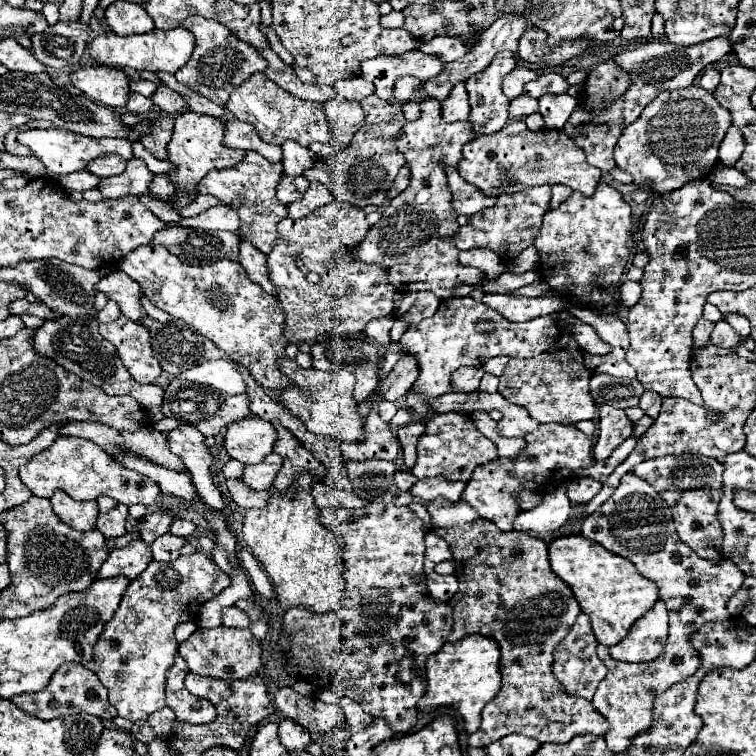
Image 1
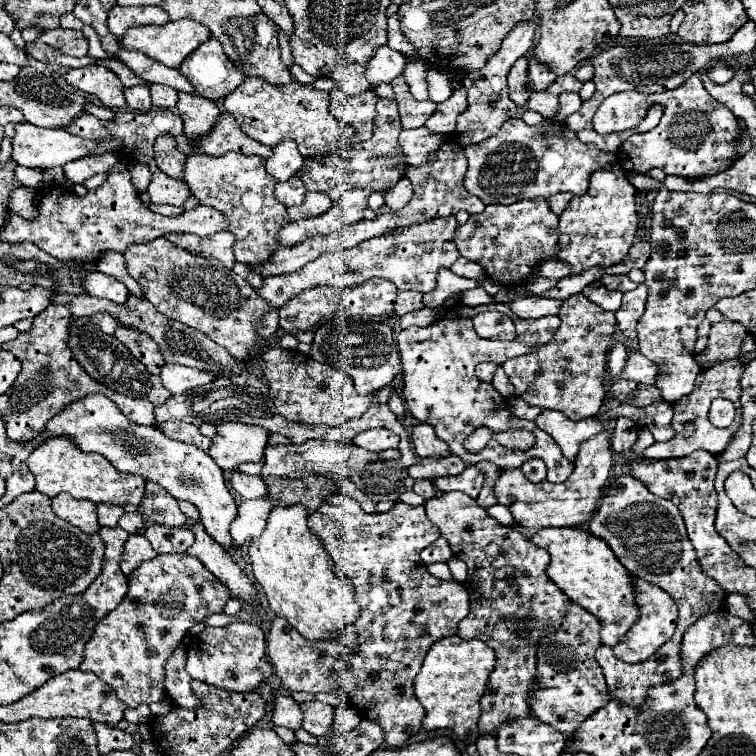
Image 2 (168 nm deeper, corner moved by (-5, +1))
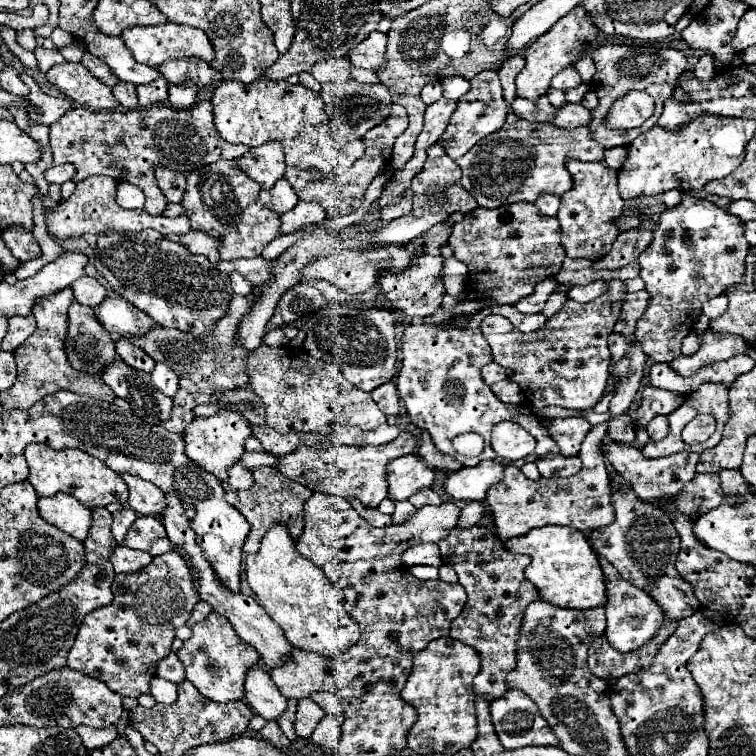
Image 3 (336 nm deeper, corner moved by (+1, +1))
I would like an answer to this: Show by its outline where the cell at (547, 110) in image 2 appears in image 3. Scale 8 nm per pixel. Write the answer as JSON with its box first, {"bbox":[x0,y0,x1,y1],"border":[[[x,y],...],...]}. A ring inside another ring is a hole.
{"bbox":[554,104,592,128],"border":[[[566,104],[564,108],[556,110],[554,126],[578,128],[578,126],[586,126],[588,120],[592,120],[592,112],[586,110],[582,104]]]}

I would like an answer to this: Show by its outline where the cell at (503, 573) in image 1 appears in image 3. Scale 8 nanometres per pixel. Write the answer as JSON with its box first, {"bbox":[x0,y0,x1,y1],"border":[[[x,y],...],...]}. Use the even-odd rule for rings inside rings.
{"bbox":[438,526,538,700],"border":[[[472,526],[470,530],[452,528],[444,540],[438,542],[442,562],[452,566],[458,574],[458,582],[468,592],[464,612],[452,620],[450,638],[472,646],[480,656],[480,672],[474,678],[476,696],[490,700],[504,696],[504,676],[516,668],[516,642],[524,610],[530,602],[538,600],[538,590],[524,576],[530,564],[528,556],[512,554],[500,544],[486,526]]]}

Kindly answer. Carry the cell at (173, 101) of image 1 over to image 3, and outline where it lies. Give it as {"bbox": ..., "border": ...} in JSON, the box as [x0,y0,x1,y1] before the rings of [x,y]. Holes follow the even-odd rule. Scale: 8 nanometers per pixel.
{"bbox":[136,78,168,106],"border":[[[156,78],[154,82],[136,86],[136,96],[140,106],[154,106],[168,100],[168,82],[164,78]]]}

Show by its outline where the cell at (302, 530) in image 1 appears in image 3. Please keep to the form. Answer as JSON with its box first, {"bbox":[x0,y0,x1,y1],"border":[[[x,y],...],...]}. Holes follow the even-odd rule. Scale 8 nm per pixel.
{"bbox":[246,526,360,658],"border":[[[272,526],[262,538],[260,552],[246,556],[246,580],[254,598],[282,628],[294,648],[316,652],[324,658],[338,658],[360,638],[358,624],[344,610],[344,596],[318,566],[296,552],[286,526]]]}

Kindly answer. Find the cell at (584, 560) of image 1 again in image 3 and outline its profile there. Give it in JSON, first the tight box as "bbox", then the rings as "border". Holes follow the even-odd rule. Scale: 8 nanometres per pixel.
{"bbox":[504,526,606,608],"border":[[[544,526],[532,528],[526,536],[510,538],[504,548],[514,554],[526,554],[532,562],[526,568],[526,578],[538,588],[538,598],[560,608],[598,608],[606,600],[604,574],[592,552],[586,536],[580,530],[568,526]]]}

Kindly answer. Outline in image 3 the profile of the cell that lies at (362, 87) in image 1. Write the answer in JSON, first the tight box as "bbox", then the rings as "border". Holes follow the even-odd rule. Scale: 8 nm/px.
{"bbox":[310,58,350,82],"border":[[[328,58],[328,60],[320,60],[312,66],[310,74],[320,82],[342,82],[342,80],[350,80],[350,60],[348,58]]]}

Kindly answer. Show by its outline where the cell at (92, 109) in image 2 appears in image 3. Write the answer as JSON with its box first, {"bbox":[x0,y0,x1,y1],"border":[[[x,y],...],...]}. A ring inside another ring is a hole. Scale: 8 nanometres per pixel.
{"bbox":[18,68,70,126],"border":[[[18,68],[18,76],[30,88],[30,94],[28,94],[28,102],[30,102],[28,120],[30,120],[30,124],[46,124],[46,126],[50,126],[52,122],[60,120],[64,112],[70,110],[70,100],[54,98],[54,96],[44,94],[40,90],[40,86],[26,74],[24,68]]]}

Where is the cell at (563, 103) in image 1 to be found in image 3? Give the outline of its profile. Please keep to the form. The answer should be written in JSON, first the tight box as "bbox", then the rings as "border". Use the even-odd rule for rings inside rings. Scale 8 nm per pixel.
{"bbox":[566,84,590,102],"border":[[[580,84],[576,88],[570,88],[570,90],[566,90],[566,100],[568,102],[582,102],[588,90],[590,90],[590,84]]]}

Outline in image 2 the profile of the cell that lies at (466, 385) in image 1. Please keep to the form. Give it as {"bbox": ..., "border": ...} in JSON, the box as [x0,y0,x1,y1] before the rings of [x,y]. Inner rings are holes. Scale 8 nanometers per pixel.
{"bbox":[476,362,496,382],"border":[[[482,362],[482,364],[478,364],[478,368],[476,368],[476,376],[478,376],[478,380],[482,380],[482,382],[492,382],[494,370],[496,370],[496,364],[492,364],[492,362]]]}

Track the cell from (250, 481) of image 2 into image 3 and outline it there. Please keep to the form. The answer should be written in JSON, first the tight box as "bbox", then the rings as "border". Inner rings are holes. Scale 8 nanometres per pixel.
{"bbox":[228,460,254,490],"border":[[[238,460],[236,464],[232,464],[232,468],[228,468],[228,484],[232,490],[250,490],[254,484],[254,476]]]}

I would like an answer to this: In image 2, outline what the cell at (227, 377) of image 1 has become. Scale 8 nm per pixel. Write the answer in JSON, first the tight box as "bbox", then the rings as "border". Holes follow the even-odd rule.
{"bbox":[160,364,214,394],"border":[[[166,364],[160,372],[160,380],[172,394],[186,394],[196,386],[214,382],[214,376],[212,372],[204,372],[180,364]]]}

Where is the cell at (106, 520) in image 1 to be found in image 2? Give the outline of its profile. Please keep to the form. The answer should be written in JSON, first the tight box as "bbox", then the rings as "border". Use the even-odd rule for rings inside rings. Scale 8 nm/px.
{"bbox":[98,504,124,528],"border":[[[100,504],[98,506],[98,518],[100,518],[100,526],[104,528],[114,528],[118,526],[118,520],[120,516],[124,514],[124,508],[122,506],[108,506],[108,504]]]}

